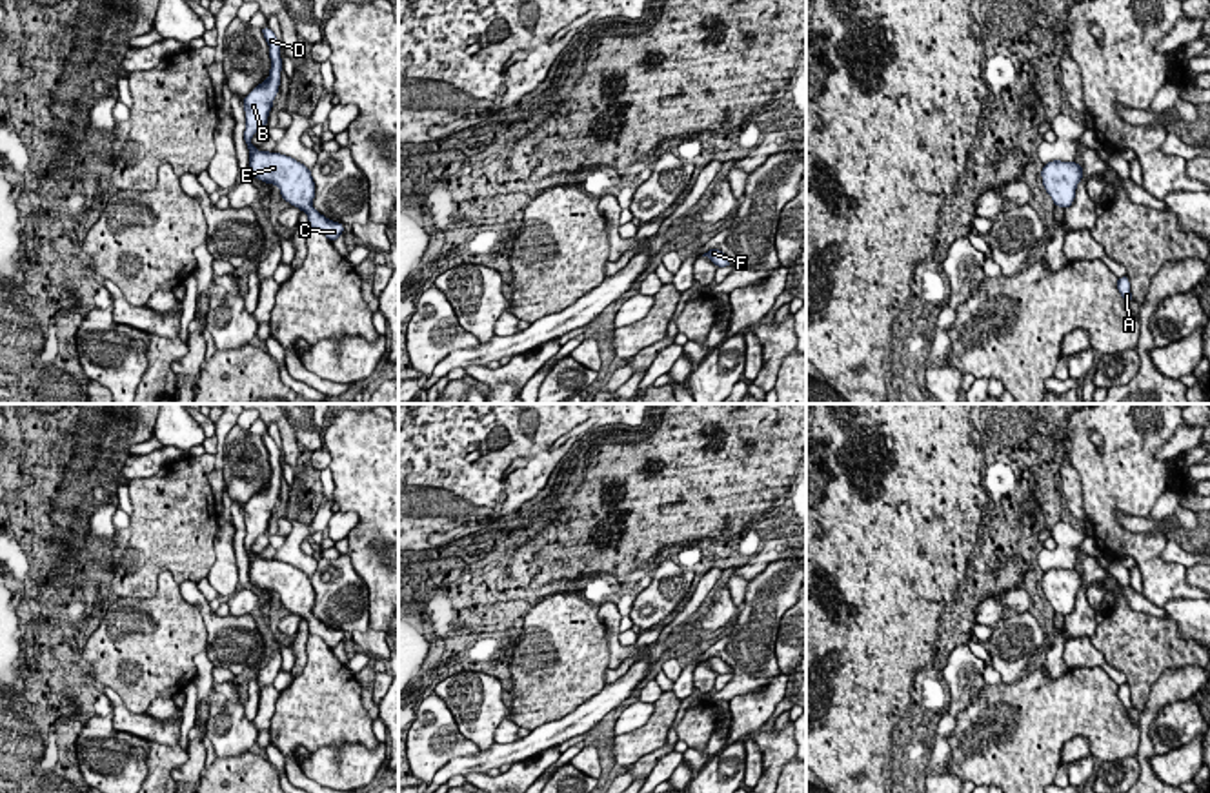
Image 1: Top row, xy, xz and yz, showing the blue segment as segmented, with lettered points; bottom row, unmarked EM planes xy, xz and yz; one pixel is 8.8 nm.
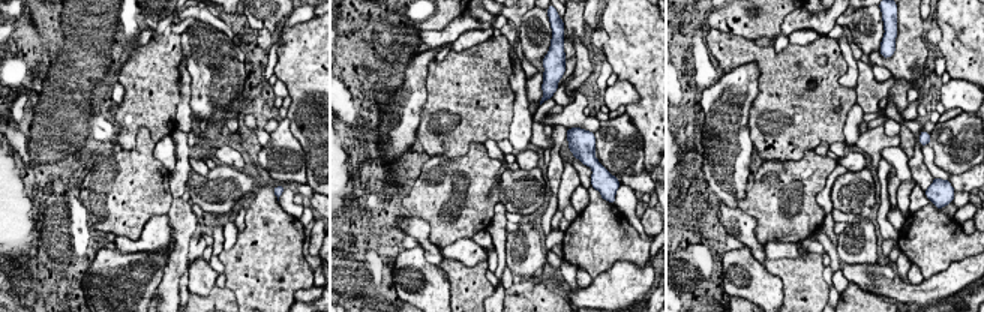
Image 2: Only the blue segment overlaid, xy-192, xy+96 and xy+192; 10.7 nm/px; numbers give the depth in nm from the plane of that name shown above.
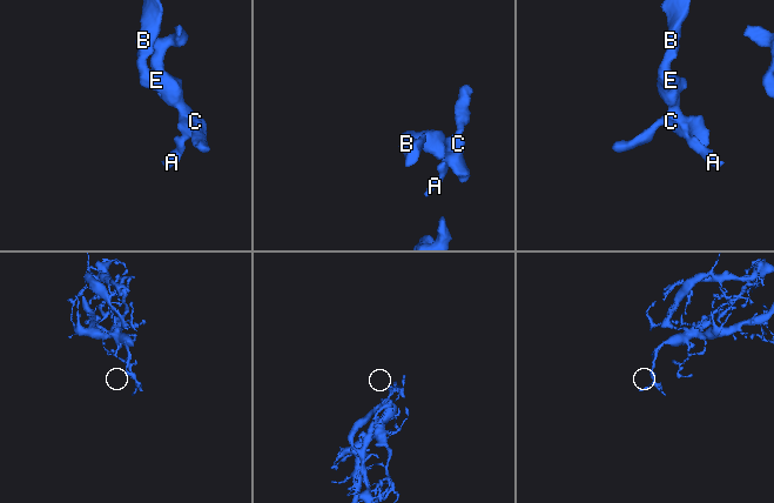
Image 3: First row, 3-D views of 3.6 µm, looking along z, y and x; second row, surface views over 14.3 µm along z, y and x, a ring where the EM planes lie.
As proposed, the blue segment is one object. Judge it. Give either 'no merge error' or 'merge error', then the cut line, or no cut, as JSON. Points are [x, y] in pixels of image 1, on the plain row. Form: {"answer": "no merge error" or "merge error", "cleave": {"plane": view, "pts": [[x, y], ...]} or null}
{"answer": "no merge error", "cleave": null}

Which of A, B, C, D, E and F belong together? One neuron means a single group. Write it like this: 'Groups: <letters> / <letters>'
Groups: A B C D E F

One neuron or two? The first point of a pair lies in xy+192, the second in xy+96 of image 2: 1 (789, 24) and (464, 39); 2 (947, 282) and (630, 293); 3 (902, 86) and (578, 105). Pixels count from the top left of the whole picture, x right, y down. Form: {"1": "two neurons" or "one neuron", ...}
{"1": "two neurons", "2": "one neuron", "3": "two neurons"}

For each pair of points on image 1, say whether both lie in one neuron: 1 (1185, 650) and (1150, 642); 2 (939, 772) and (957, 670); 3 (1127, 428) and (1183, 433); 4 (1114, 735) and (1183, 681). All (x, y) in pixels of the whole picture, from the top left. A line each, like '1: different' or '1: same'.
1: same
2: same
3: different
4: different

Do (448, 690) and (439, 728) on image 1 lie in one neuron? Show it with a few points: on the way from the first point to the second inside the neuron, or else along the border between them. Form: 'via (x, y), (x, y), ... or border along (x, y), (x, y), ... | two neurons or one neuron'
border along (433, 692), (468, 739) | two neurons

